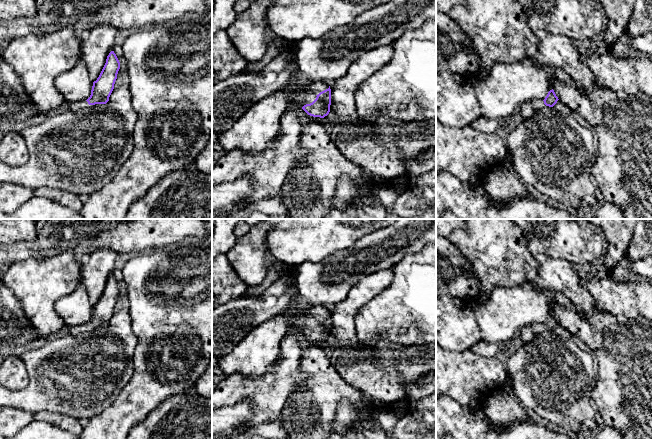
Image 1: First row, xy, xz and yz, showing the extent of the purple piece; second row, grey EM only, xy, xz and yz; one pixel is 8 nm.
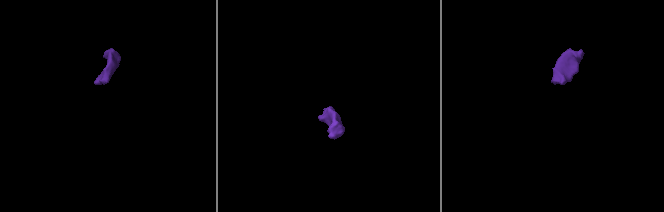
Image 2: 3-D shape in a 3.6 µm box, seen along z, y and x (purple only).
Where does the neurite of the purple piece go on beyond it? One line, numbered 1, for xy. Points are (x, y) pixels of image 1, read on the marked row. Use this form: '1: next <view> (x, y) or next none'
1: next xy (75, 106)

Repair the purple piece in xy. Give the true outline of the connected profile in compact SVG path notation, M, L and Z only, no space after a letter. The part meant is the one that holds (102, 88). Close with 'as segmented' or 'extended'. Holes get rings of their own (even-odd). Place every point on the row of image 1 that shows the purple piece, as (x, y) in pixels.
M111 51L99 77L93 82L90 97L84 101L68 104L68 110L77 111L88 105L106 104L114 89L119 69L120 62L114 51Z | extended

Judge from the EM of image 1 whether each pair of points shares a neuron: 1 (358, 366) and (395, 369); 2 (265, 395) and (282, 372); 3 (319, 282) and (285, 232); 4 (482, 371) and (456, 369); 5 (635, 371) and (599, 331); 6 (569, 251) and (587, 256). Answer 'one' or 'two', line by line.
1: one
2: one
3: two
4: one
5: one
6: one

